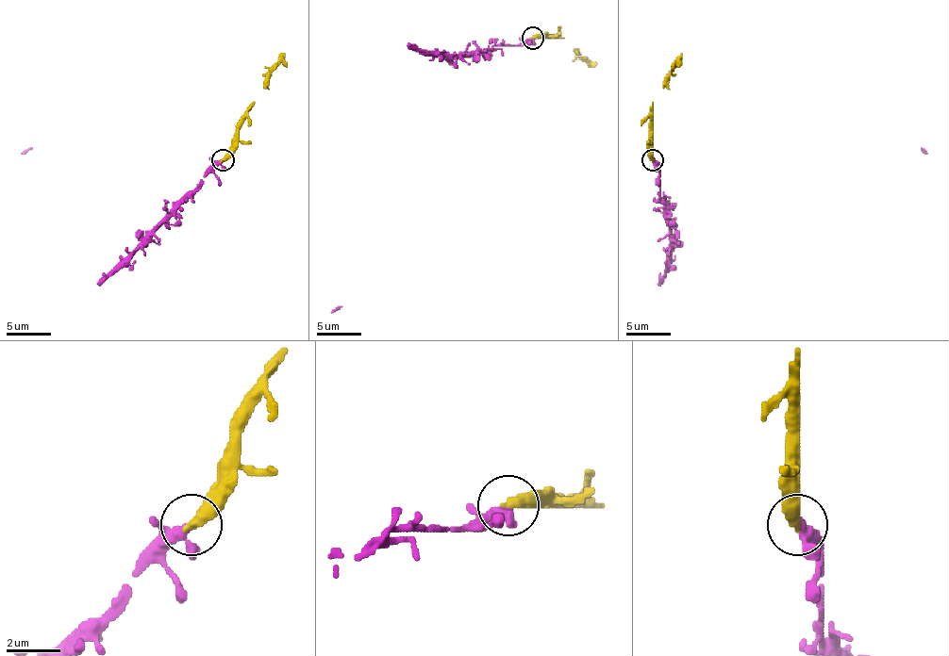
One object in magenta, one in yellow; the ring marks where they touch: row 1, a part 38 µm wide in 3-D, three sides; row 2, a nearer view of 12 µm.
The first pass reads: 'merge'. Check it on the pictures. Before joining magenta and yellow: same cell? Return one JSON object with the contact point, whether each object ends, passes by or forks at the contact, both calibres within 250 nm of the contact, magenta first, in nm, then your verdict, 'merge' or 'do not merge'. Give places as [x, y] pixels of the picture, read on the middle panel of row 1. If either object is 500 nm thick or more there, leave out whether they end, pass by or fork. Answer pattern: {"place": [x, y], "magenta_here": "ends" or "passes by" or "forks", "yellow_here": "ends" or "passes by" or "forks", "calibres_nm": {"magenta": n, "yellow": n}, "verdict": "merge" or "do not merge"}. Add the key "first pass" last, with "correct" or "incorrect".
{"place": [533, 38], "magenta_here": "passes by", "yellow_here": "ends", "calibres_nm": {"magenta": 280, "yellow": 440}, "verdict": "merge", "first pass": "correct"}

